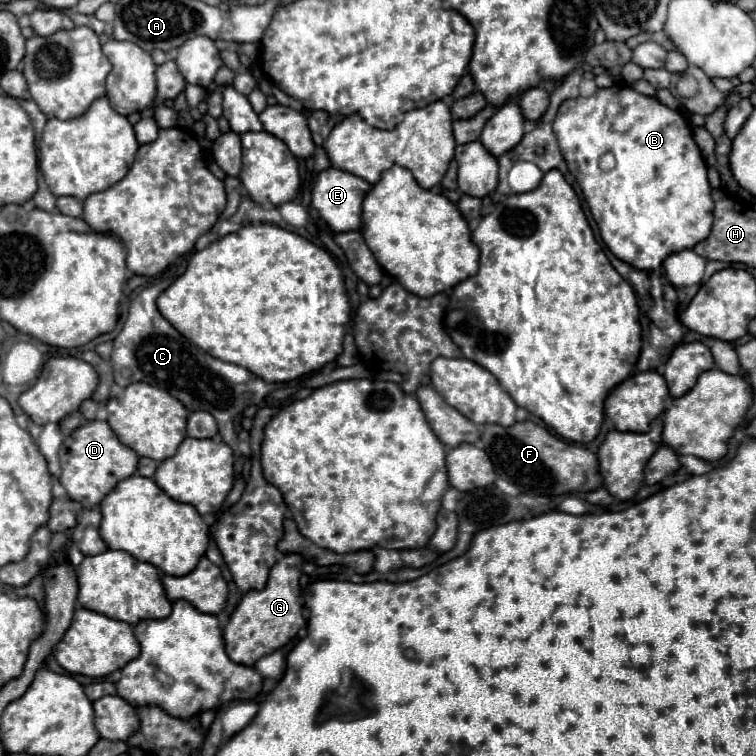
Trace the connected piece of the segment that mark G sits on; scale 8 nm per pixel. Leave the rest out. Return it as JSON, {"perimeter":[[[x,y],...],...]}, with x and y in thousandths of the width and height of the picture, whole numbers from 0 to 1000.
{"perimeter":[[[377,733],[361,749],[353,775],[348,780],[329,780],[327,786],[321,786],[316,802],[311,804],[295,833],[300,865],[303,870],[308,870],[308,876],[335,881],[345,868],[358,865],[361,860],[377,854],[403,828],[398,783],[396,783],[398,746],[401,746],[401,735]]]}

